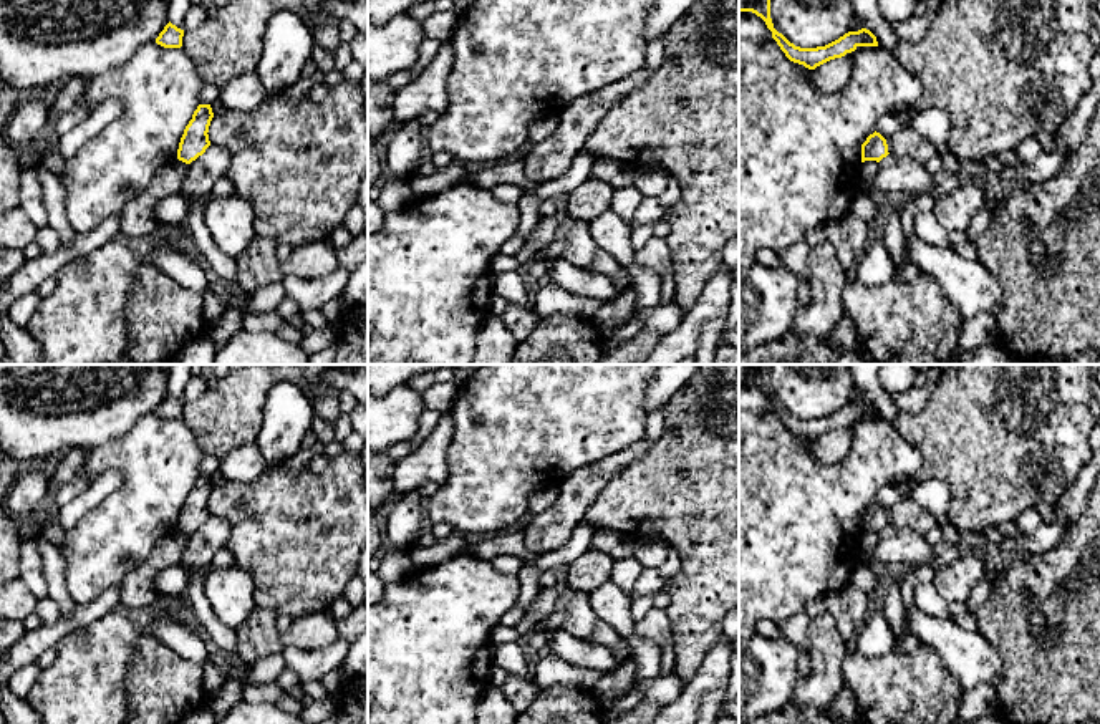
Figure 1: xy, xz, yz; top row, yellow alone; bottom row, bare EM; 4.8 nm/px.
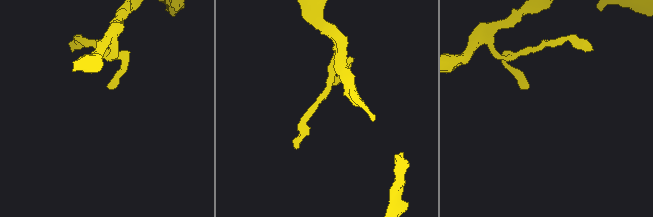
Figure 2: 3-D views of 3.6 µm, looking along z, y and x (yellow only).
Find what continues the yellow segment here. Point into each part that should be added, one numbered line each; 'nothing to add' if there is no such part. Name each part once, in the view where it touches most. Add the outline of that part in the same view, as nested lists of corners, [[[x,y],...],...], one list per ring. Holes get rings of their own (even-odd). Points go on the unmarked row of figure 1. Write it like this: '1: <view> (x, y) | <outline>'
nothing to add

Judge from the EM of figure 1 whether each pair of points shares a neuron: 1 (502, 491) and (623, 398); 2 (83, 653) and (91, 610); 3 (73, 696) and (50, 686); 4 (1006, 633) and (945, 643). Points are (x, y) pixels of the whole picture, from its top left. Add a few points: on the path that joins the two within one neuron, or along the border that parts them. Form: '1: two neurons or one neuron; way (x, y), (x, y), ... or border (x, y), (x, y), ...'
1: one neuron; way (530, 463), (593, 401)
2: two neurons; border (118, 607), (85, 625)
3: one neuron; way (68, 695), (55, 691)
4: two neurons; border (976, 630), (998, 651), (1003, 670)

